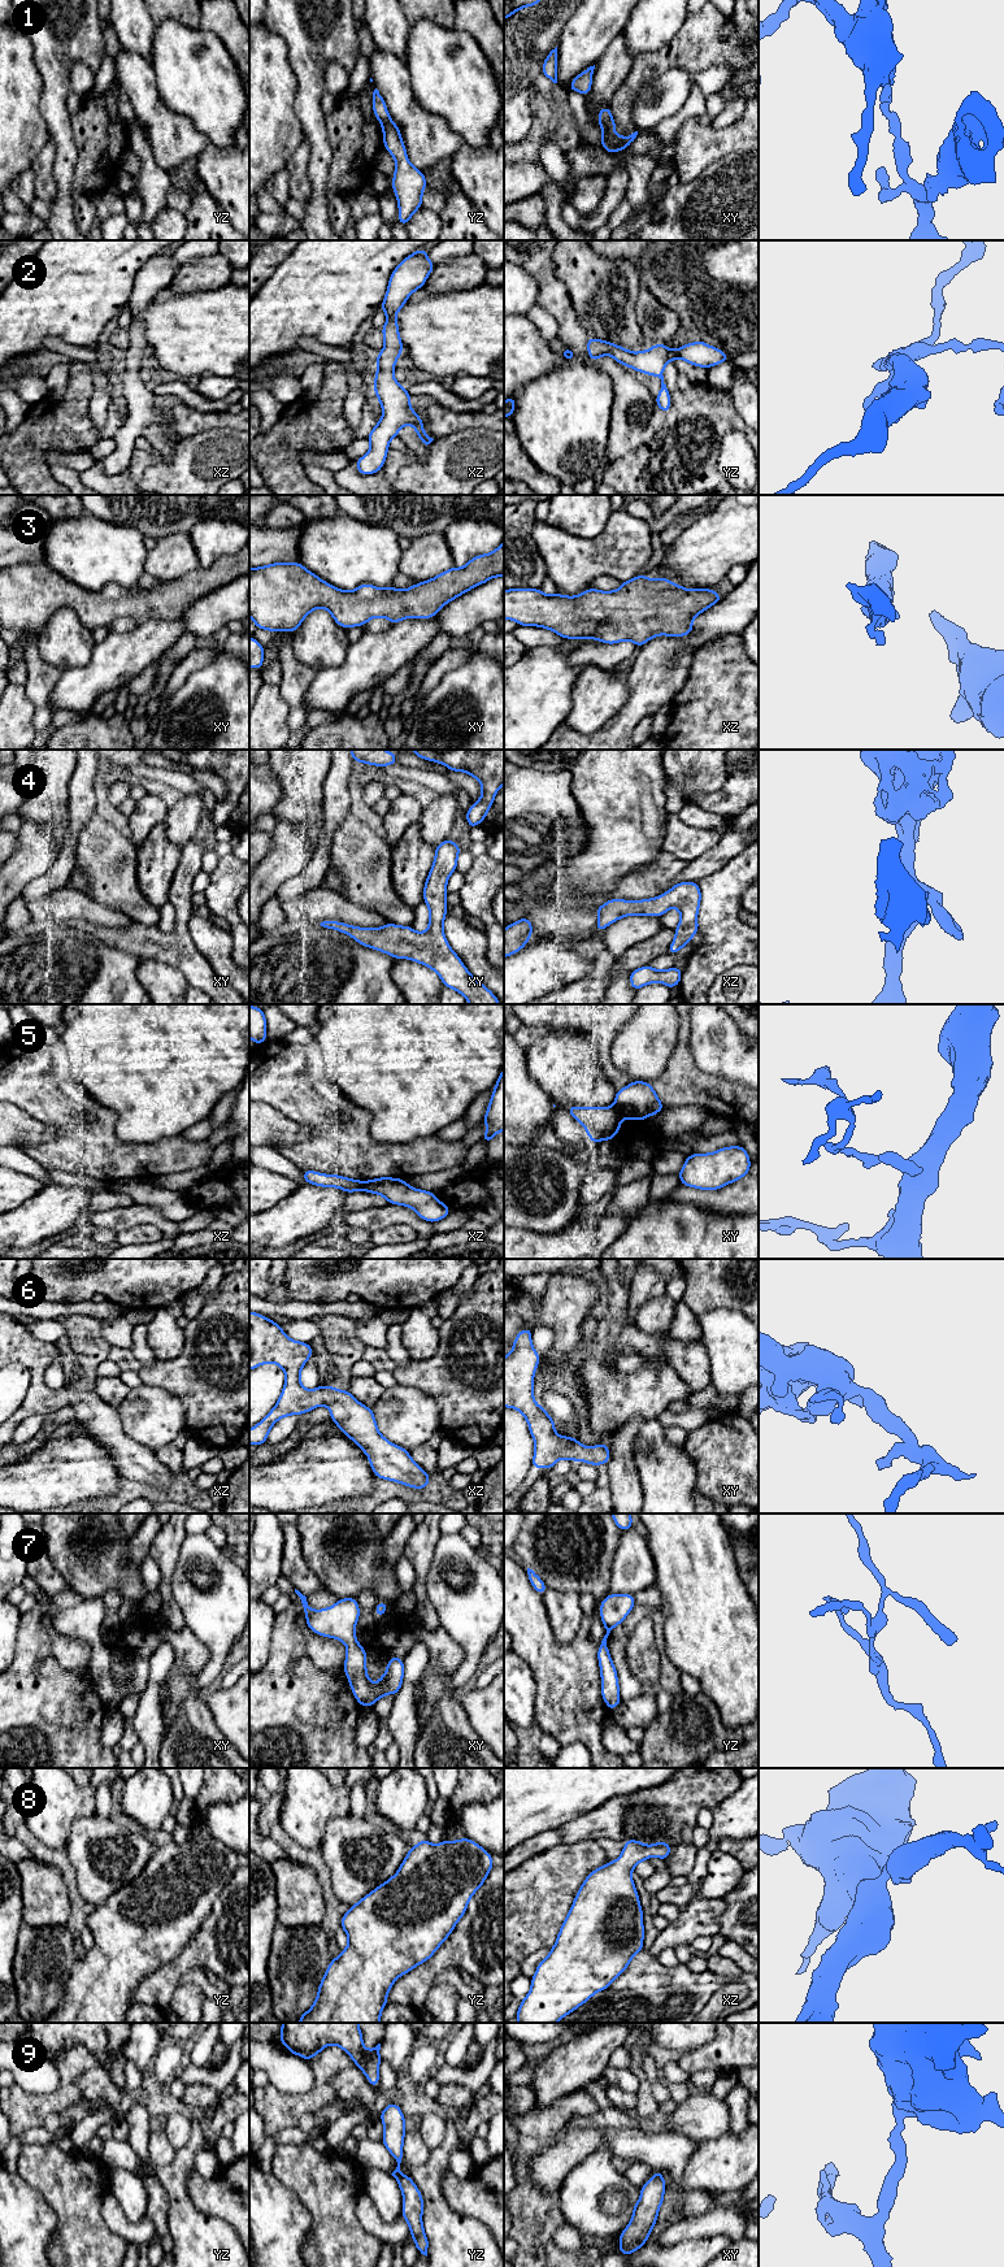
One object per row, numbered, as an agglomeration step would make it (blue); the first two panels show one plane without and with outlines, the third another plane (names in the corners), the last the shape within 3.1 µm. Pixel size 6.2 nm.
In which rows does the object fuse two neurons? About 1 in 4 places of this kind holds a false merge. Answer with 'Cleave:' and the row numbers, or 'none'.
Cleave: 1, 5

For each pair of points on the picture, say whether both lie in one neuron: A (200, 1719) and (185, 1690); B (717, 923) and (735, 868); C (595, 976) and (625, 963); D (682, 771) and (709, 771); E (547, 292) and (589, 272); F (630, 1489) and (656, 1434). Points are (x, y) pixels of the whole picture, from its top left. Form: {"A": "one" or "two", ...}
{"A": "one", "B": "one", "C": "two", "D": "one", "E": "two", "F": "two"}

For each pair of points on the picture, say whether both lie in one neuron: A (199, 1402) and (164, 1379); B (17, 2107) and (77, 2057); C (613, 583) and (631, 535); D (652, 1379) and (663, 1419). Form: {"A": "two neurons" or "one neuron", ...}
{"A": "one neuron", "B": "one neuron", "C": "two neurons", "D": "two neurons"}

